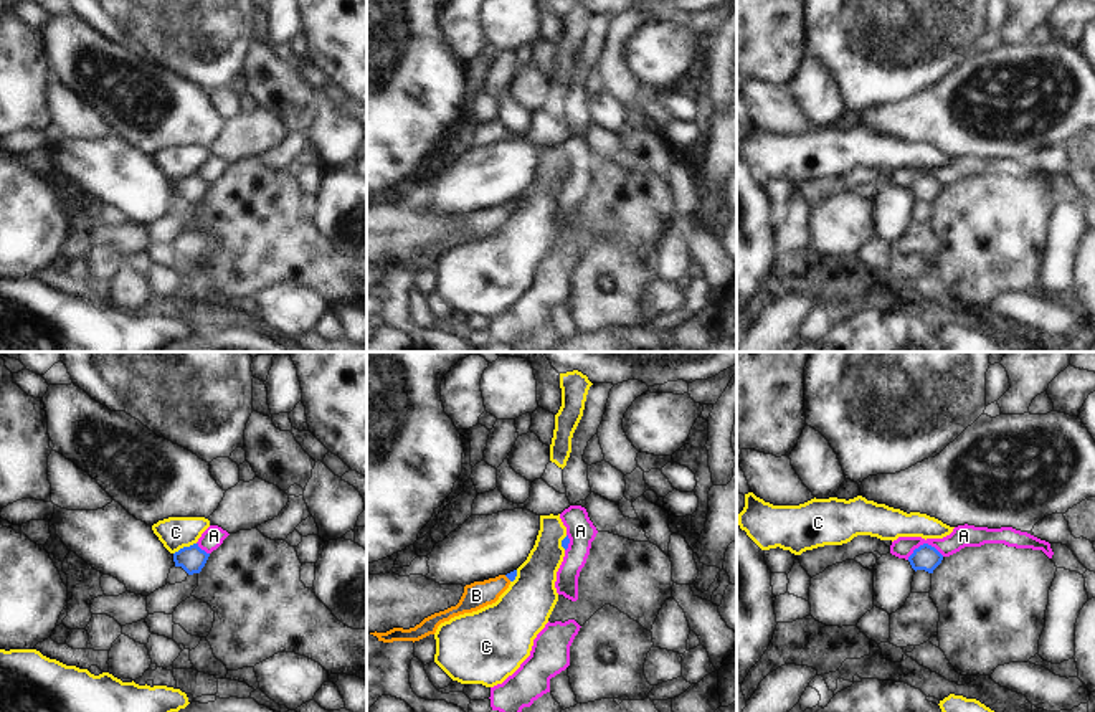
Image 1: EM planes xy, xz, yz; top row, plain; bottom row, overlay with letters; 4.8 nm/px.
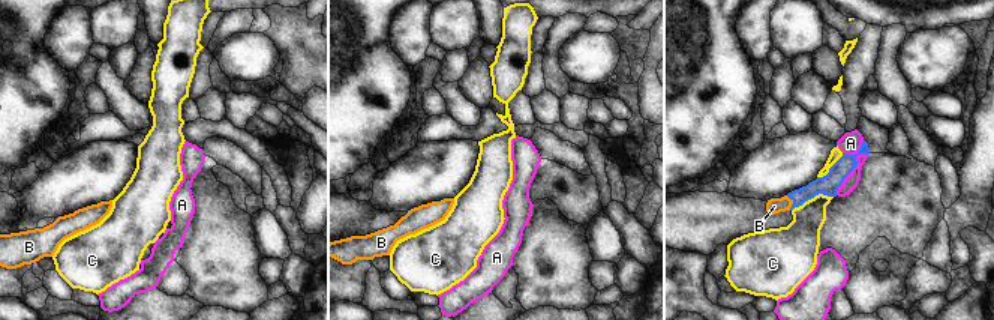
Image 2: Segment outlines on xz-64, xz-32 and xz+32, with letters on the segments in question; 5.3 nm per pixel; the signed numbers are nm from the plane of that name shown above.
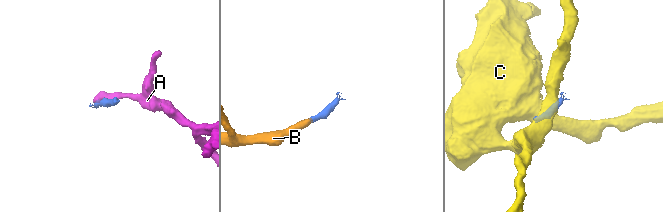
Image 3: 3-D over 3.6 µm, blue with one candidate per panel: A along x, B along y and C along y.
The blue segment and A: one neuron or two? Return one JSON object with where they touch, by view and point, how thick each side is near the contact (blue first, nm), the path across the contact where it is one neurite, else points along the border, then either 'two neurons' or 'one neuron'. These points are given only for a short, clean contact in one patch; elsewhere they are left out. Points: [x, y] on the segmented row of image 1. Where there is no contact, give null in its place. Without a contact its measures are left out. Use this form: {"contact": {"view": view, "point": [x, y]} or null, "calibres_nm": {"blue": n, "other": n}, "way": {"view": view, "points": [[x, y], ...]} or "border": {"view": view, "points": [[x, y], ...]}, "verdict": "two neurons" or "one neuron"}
{"contact": {"view": "yz", "point": [924, 544]}, "calibres_nm": {"blue": 120, "other": 110}, "border": {"view": "yz", "points": [[943, 555], [933, 547], [920, 544], [907, 559]]}, "verdict": "two neurons"}

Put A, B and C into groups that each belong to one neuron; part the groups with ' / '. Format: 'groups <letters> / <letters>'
groups A / B / C

